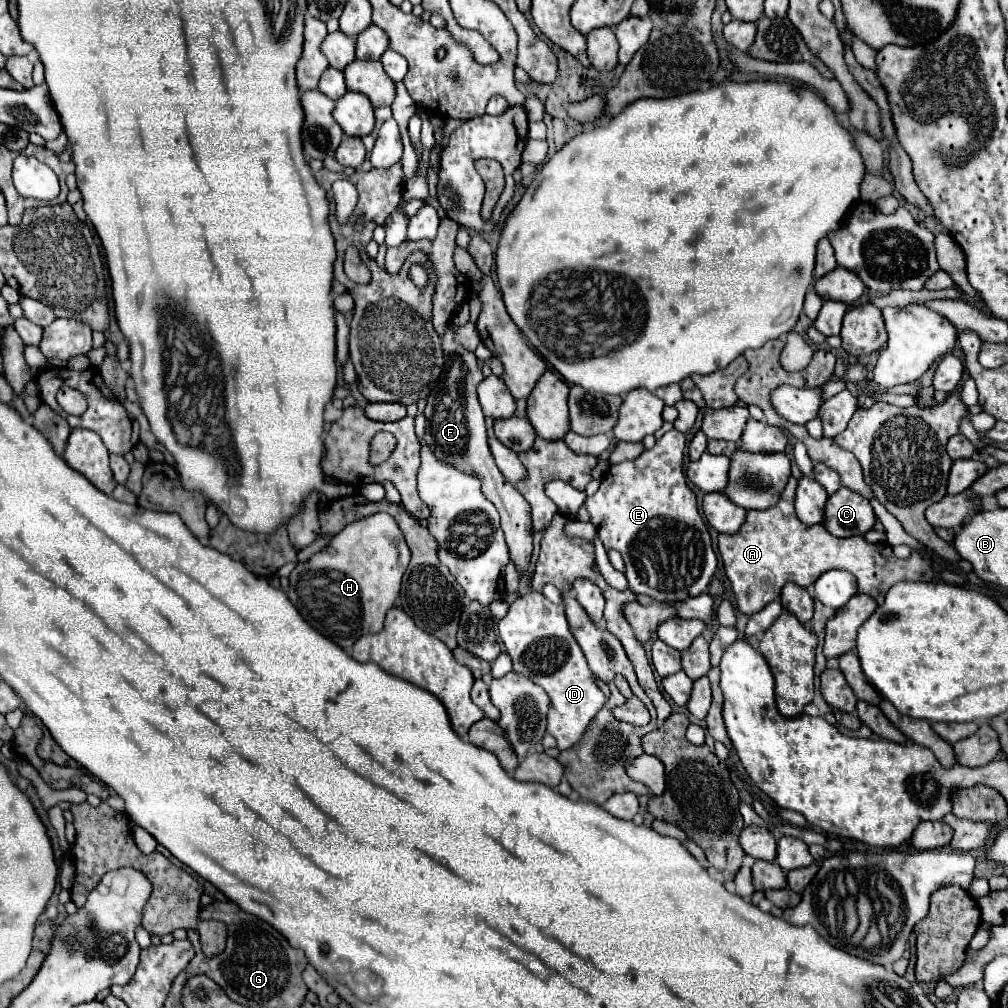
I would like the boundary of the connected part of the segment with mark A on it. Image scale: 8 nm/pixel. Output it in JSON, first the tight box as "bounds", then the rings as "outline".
{"bounds":[718,477,935,615],"outline":[[[789,477],[789,483],[777,505],[765,511],[747,511],[743,527],[733,533],[718,536],[718,549],[723,559],[727,579],[731,581],[737,607],[745,615],[753,615],[767,603],[777,601],[785,583],[809,587],[829,569],[845,569],[859,581],[859,593],[871,595],[877,605],[883,605],[885,593],[899,581],[933,581],[935,571],[931,559],[913,551],[907,559],[893,555],[887,543],[869,543],[865,537],[839,539],[831,535],[823,525],[805,525],[799,521],[793,509],[797,479]]]}

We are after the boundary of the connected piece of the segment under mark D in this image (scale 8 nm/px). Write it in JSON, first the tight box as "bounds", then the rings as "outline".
{"bounds":[499,591,605,749],"outline":[[[537,591],[519,597],[499,621],[499,635],[513,659],[513,671],[541,685],[551,697],[547,731],[557,739],[559,749],[573,747],[585,733],[589,721],[603,707],[605,695],[595,683],[581,647],[569,631],[565,607],[555,605]]]}

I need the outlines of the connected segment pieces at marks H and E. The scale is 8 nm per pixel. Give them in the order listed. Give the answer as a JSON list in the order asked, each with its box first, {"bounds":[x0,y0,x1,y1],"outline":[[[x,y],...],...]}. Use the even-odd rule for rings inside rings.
[{"bounds":[289,513,409,653],"outline":[[[375,513],[371,517],[349,523],[341,533],[333,537],[329,547],[315,553],[309,561],[297,563],[289,575],[289,599],[303,615],[303,619],[317,629],[321,635],[335,641],[347,653],[353,643],[367,633],[379,633],[383,629],[385,613],[393,607],[395,593],[399,595],[401,577],[409,565],[409,547],[403,539],[403,533],[397,521],[387,513]]]},{"bounds":[585,431,717,601],"outline":[[[667,431],[653,449],[643,451],[637,459],[611,465],[601,479],[599,491],[585,499],[591,523],[597,527],[605,549],[617,549],[623,555],[629,589],[635,595],[643,593],[655,601],[685,601],[705,593],[717,569],[717,555],[711,547],[707,525],[697,511],[695,493],[687,487],[686,476],[683,475],[685,448],[686,437],[681,431]]]}]

